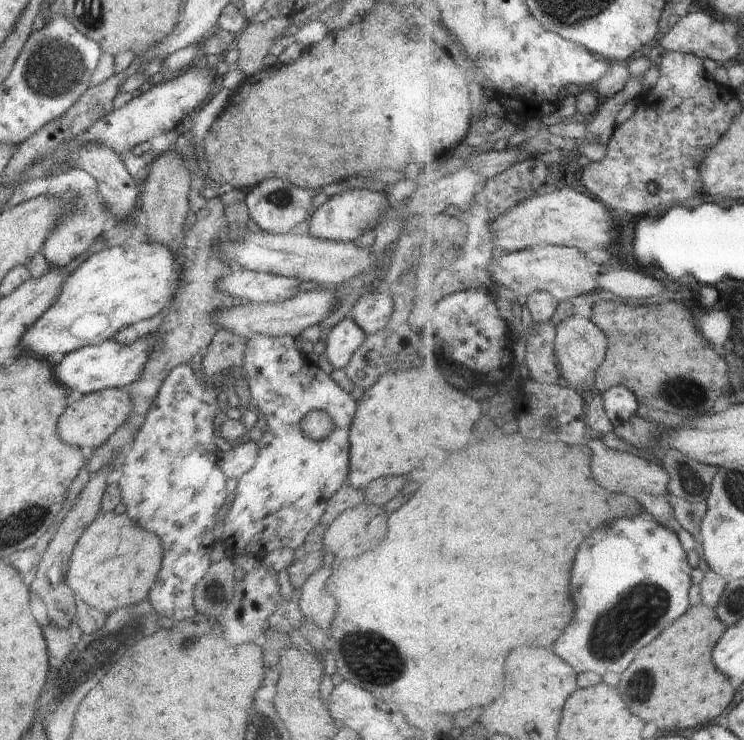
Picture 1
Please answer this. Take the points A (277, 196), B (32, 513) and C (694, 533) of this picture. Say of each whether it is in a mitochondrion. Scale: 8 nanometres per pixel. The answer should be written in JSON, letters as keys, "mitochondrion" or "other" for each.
{"A":"mitochondrion","B":"mitochondrion","C":"other"}

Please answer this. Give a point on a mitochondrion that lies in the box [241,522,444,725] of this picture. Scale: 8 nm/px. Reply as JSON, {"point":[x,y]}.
{"point":[379,659]}

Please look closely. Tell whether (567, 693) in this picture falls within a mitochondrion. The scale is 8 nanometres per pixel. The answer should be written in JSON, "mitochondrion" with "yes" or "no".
{"mitochondrion":"no"}

